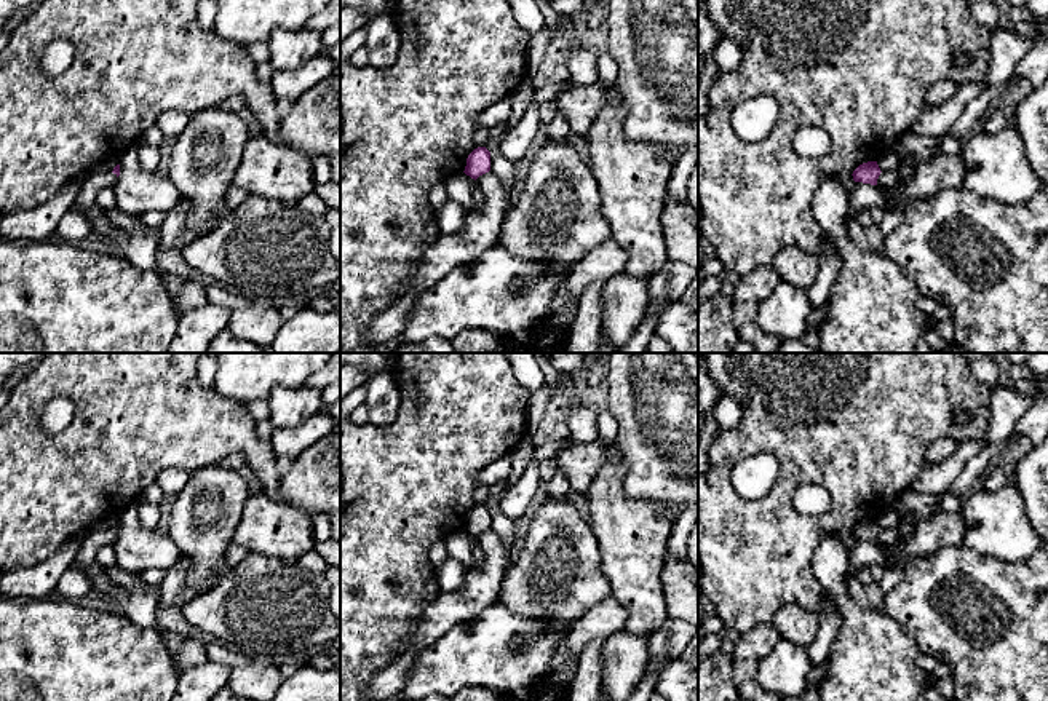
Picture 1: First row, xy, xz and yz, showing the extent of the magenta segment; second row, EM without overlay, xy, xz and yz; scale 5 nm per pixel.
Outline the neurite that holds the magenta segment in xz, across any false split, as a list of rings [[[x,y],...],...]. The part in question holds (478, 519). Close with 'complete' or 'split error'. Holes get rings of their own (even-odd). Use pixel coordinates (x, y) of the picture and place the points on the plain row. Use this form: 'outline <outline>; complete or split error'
outline [[[486,505],[474,506],[466,516],[466,524],[463,530],[476,538],[479,533],[489,529],[490,529],[490,509]]]; complete

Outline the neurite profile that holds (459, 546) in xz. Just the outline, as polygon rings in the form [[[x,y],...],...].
[[[463,530],[451,535],[444,543],[447,554],[458,560],[465,570],[471,570],[474,567],[474,559],[471,556],[474,541],[476,538]]]

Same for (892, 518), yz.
[[[895,506],[888,508],[877,522],[880,529],[895,529],[903,540],[914,537],[915,524],[906,519]]]

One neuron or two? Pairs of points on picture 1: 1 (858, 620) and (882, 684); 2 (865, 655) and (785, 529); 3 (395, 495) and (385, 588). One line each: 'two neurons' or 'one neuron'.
1: one neuron
2: two neurons
3: one neuron

